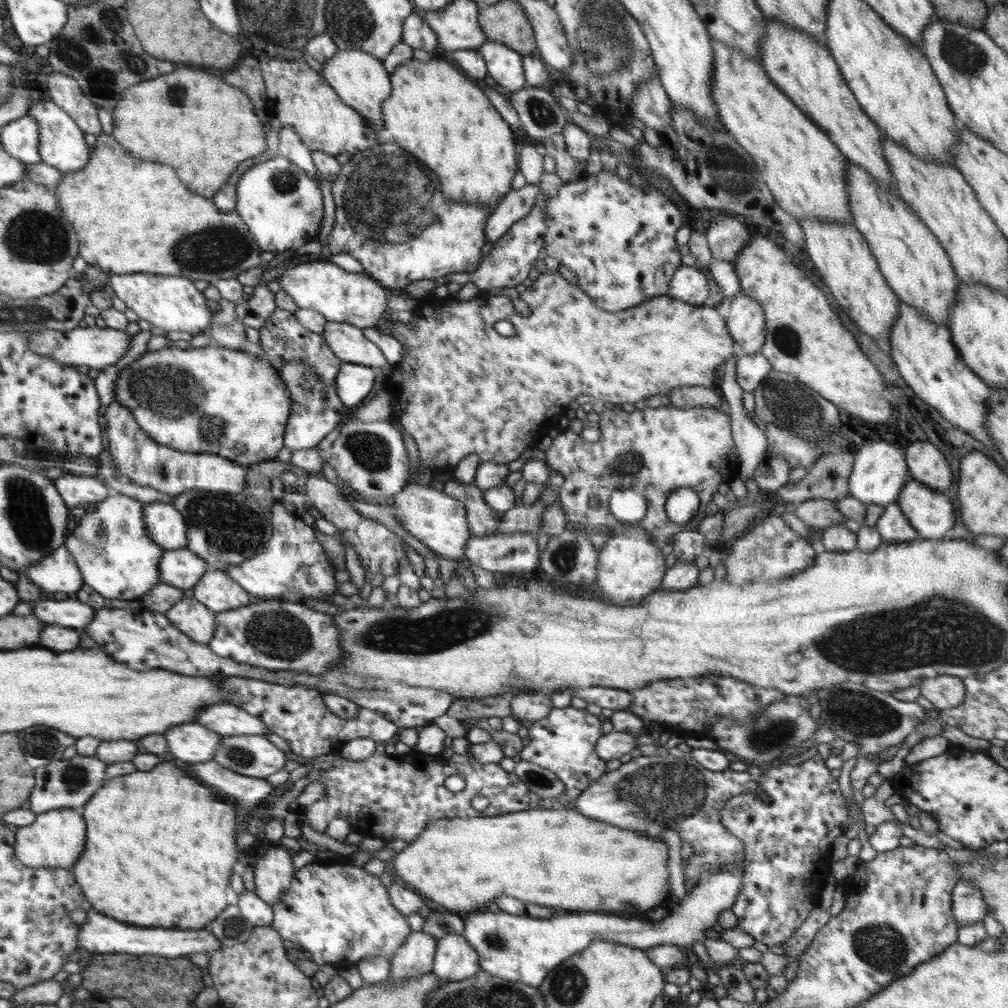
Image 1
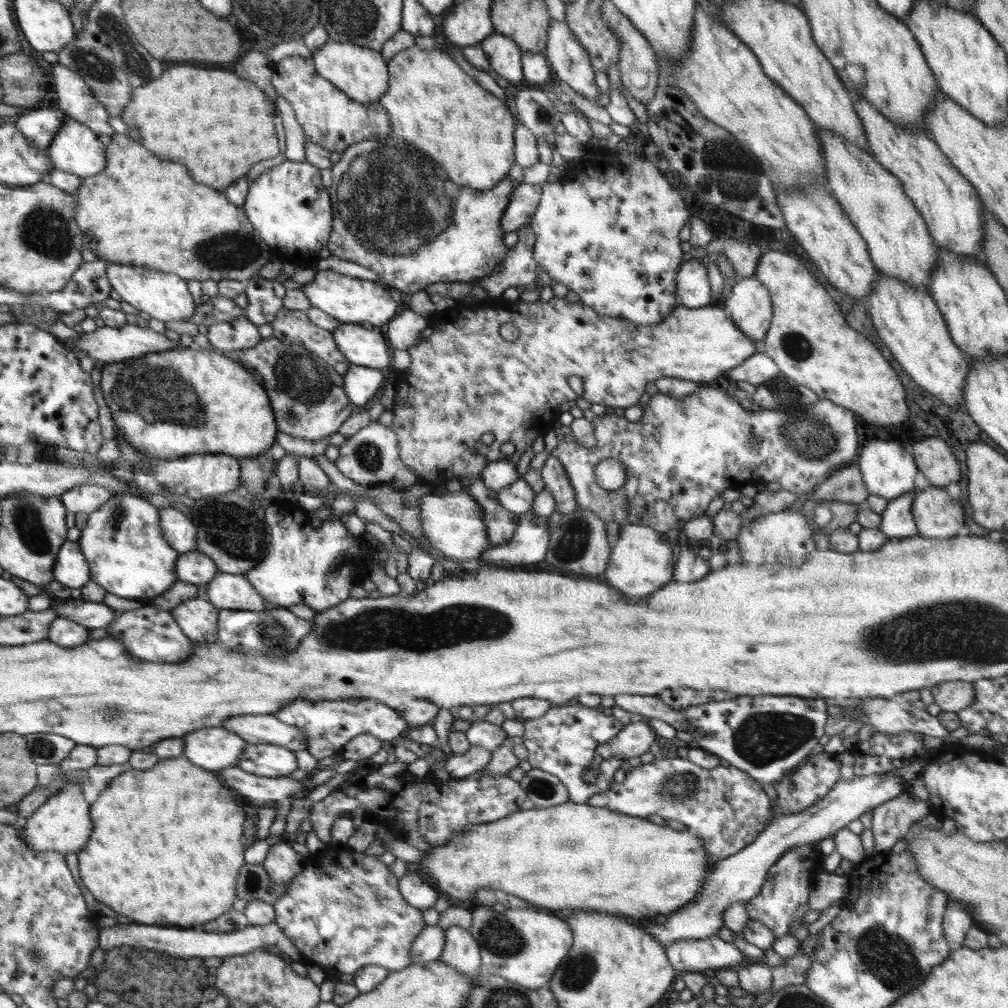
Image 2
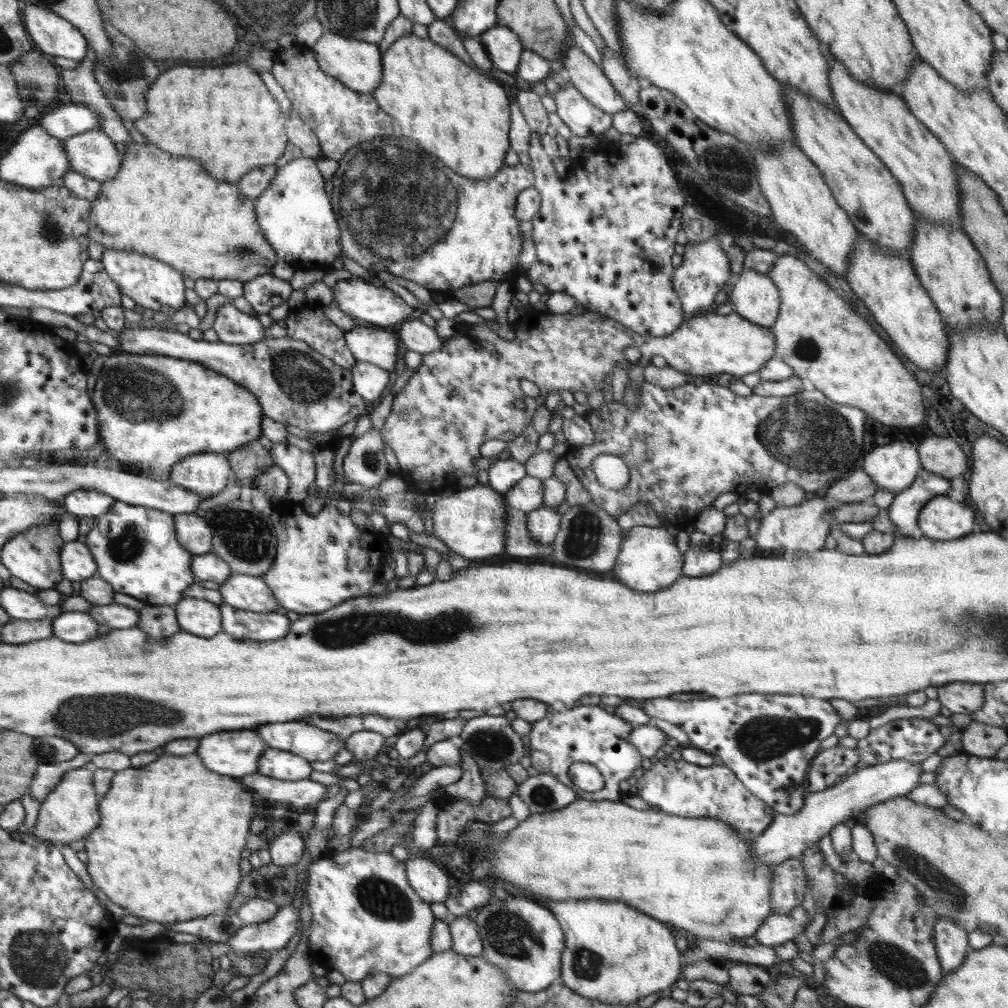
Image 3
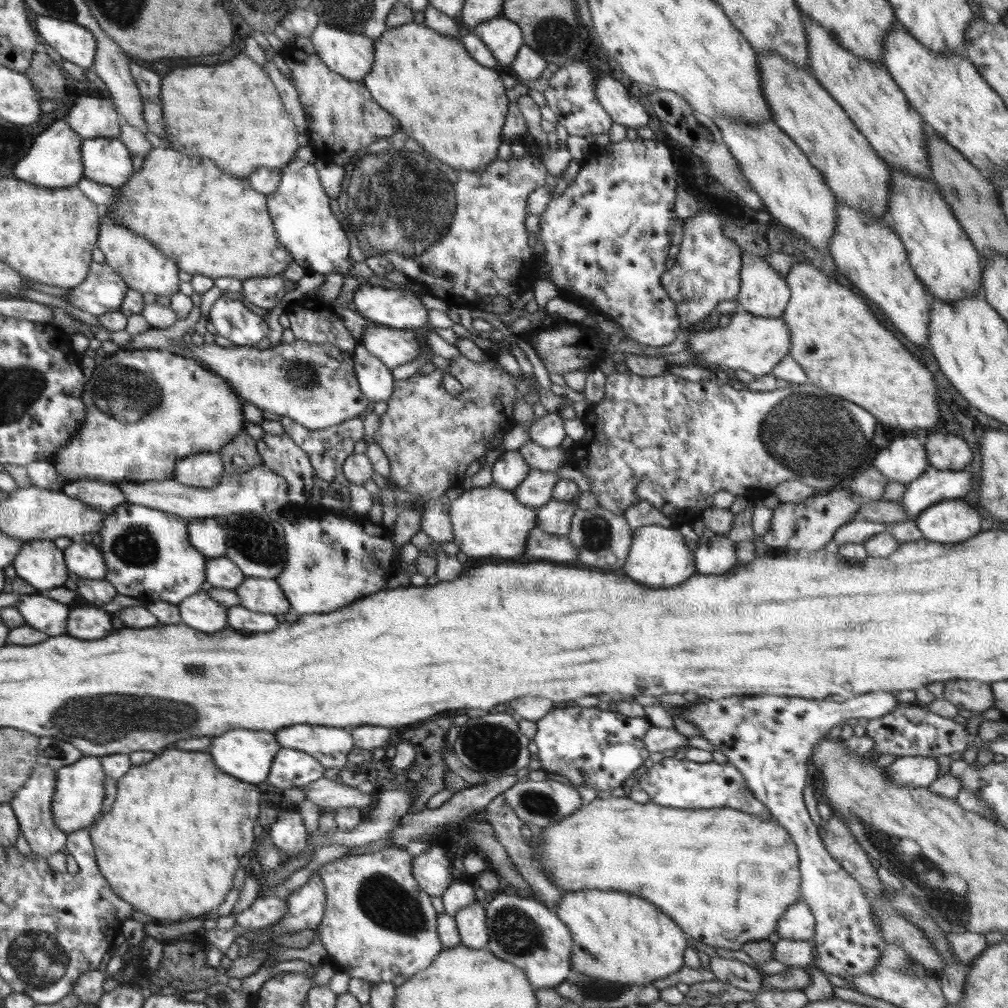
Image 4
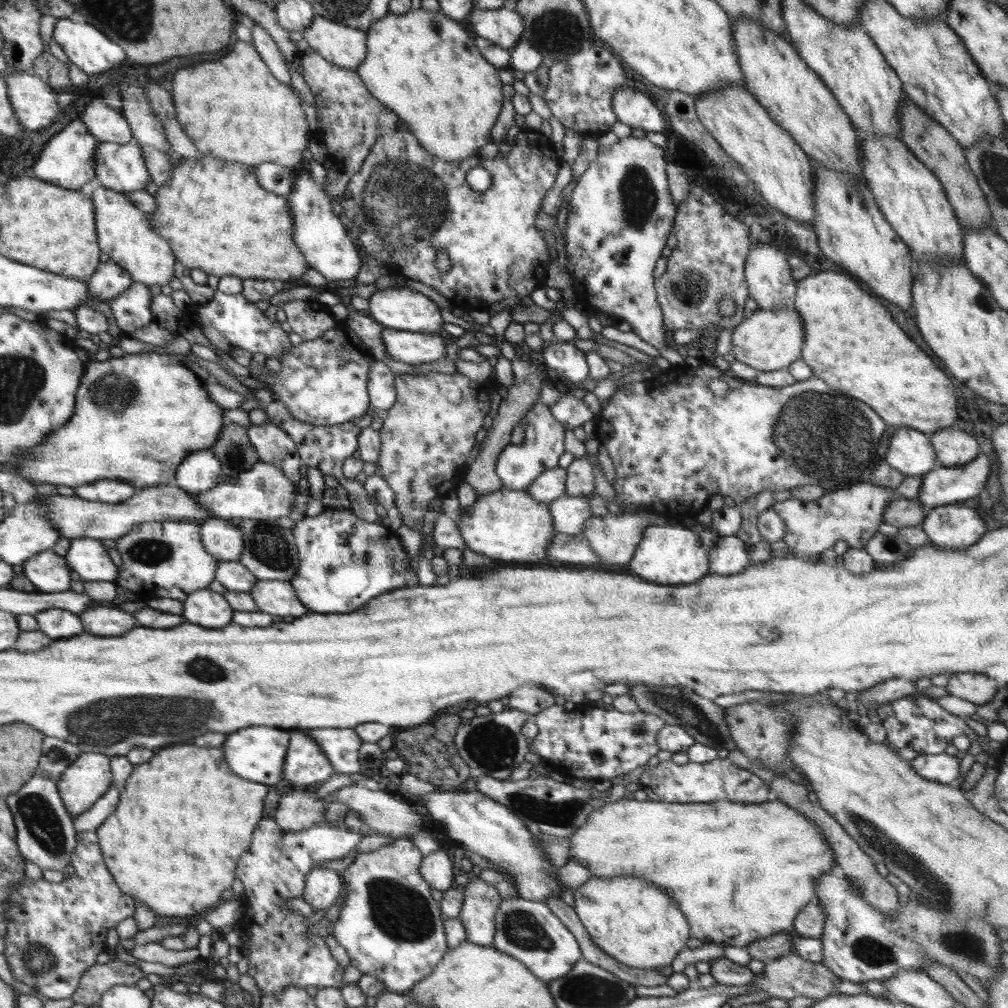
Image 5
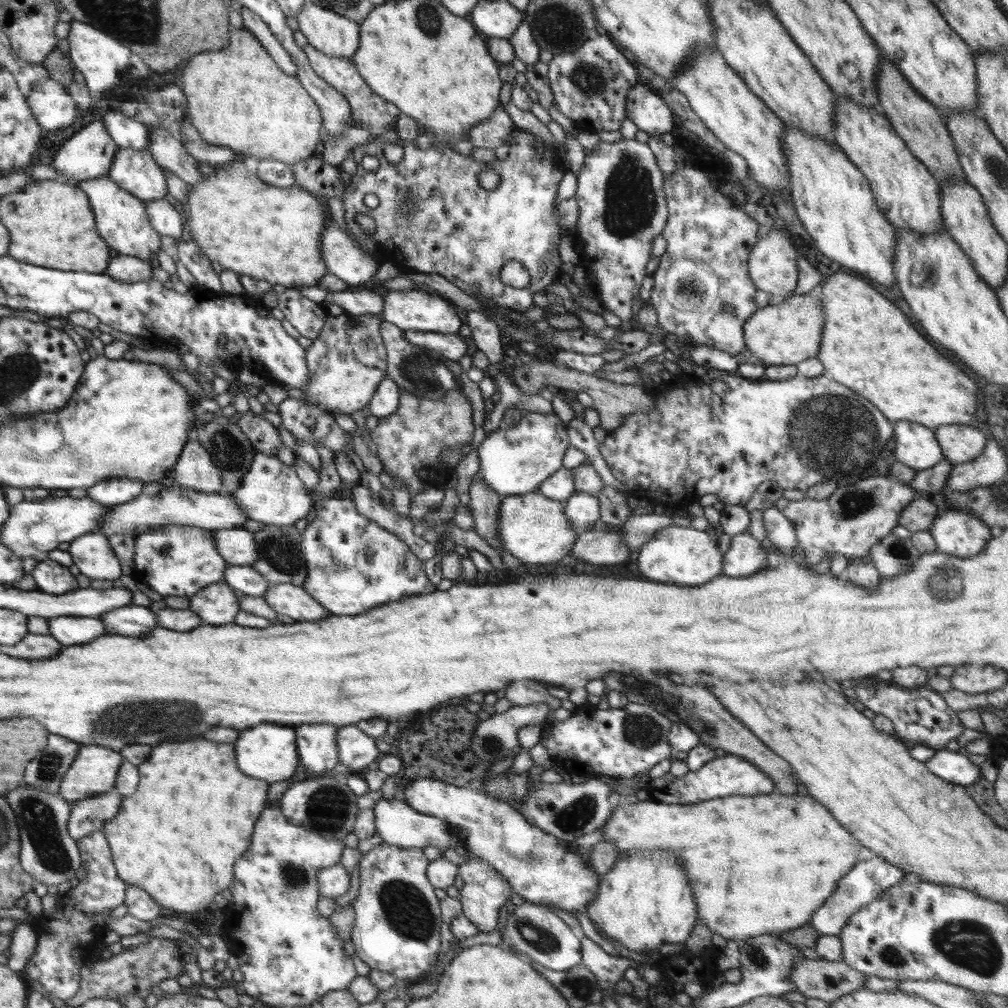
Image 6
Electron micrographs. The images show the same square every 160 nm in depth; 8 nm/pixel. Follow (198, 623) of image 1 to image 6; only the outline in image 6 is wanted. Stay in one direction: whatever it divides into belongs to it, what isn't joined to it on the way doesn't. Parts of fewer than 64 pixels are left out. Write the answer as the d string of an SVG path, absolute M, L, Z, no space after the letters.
M225 581L211 584L198 591L194 596L189 597L189 610L198 614L204 625L220 626L234 623L235 617L242 611L240 599L232 591L231 585Z

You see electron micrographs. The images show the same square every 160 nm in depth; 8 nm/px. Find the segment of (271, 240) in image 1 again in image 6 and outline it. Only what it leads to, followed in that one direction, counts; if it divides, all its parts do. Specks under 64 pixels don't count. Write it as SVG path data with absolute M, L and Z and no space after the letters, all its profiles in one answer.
M331 216L328 228L323 232L322 251L327 272L350 285L368 282L378 270L378 264L352 244L352 240L338 228L338 223Z

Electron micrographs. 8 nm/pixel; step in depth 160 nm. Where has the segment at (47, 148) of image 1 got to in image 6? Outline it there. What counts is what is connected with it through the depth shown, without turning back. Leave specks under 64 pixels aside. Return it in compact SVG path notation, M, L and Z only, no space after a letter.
M120 149L107 175L143 201L162 199L167 194L164 168L148 149Z

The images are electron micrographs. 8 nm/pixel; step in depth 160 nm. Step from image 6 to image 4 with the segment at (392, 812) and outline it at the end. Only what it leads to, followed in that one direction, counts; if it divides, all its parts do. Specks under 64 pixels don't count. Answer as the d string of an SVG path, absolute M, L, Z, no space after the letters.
M324 777L314 783L300 787L306 794L306 800L317 804L321 811L340 808L367 808L376 799L377 792L360 793L357 787L350 787Z

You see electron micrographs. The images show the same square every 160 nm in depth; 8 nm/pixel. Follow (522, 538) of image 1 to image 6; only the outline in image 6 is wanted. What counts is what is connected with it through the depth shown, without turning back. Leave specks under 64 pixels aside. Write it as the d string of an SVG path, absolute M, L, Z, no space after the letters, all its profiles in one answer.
M575 492L564 503L564 514L571 521L571 528L578 533L592 529L594 522L600 518L597 496L586 492Z

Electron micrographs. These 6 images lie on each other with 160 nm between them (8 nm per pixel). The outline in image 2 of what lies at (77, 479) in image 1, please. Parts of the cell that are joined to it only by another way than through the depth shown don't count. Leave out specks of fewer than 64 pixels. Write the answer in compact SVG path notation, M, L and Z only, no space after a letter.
M91 484L74 487L64 495L59 496L67 512L86 512L88 515L91 512L98 511L112 498L113 496L108 489Z

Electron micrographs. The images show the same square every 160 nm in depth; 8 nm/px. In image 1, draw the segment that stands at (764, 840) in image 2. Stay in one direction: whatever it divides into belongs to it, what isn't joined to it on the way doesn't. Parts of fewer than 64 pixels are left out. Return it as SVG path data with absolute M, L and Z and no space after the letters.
M737 860L724 864L724 869L716 875L703 877L698 880L696 887L686 894L684 900L678 900L669 908L670 913L663 921L652 921L646 917L643 918L621 918L612 913L598 911L582 911L574 914L560 914L560 916L551 916L550 918L532 918L528 916L516 916L508 912L490 912L488 908L472 912L464 917L464 930L462 936L466 937L468 942L474 946L478 953L479 965L484 972L492 976L498 976L504 980L517 981L533 987L539 986L544 977L556 968L570 956L580 953L586 949L592 940L605 938L610 942L629 945L633 948L642 950L658 946L660 944L672 944L676 946L689 947L694 942L704 942L706 940L706 930L717 922L720 912L732 908L737 901L740 891L744 888L744 868L743 860Z

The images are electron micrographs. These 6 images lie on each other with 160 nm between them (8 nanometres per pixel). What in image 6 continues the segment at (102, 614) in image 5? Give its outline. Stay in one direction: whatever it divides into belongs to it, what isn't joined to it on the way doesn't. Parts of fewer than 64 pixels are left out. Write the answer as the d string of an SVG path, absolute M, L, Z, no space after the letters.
M140 602L108 612L108 616L100 615L100 618L108 620L108 635L138 636L159 626L158 616Z

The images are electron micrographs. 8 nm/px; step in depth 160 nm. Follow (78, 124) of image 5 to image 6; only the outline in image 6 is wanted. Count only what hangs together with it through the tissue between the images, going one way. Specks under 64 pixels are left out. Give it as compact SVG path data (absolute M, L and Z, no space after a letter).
M96 120L96 122L86 124L82 130L78 130L72 138L68 138L56 152L51 165L61 173L59 180L68 182L70 178L74 179L74 182L82 182L106 175L111 170L114 158L119 151L118 146L108 136L104 124Z

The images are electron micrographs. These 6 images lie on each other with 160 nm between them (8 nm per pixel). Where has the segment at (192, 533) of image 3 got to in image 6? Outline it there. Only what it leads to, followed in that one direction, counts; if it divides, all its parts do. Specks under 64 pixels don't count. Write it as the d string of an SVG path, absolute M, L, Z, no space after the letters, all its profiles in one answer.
M236 527L220 530L220 540L215 540L215 544L220 544L220 556L231 565L250 565L258 560L258 539L253 532L244 527Z

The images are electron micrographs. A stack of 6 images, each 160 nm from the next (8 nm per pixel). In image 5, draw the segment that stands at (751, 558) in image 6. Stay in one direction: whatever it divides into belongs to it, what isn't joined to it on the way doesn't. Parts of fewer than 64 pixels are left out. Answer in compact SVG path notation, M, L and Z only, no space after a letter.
M735 534L718 537L715 547L709 552L709 569L712 573L733 575L742 572L753 562L748 558L750 544Z

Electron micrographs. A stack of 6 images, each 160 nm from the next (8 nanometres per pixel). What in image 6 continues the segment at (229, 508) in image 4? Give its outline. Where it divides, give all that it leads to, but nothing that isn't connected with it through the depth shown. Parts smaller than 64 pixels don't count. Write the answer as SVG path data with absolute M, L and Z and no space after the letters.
M262 453L256 455L255 463L244 476L242 484L229 495L234 497L239 507L252 520L283 528L294 525L300 518L304 518L306 512L310 512L310 508L312 508L312 500L310 500L310 496L306 496L306 488L298 480L296 472L283 464L277 456L266 456Z

